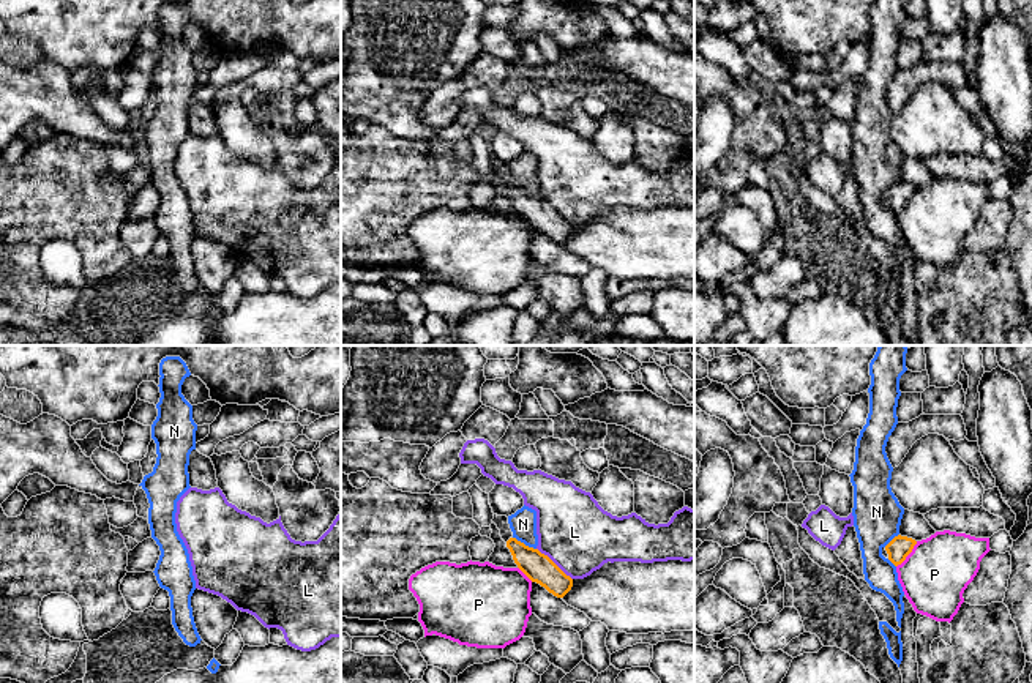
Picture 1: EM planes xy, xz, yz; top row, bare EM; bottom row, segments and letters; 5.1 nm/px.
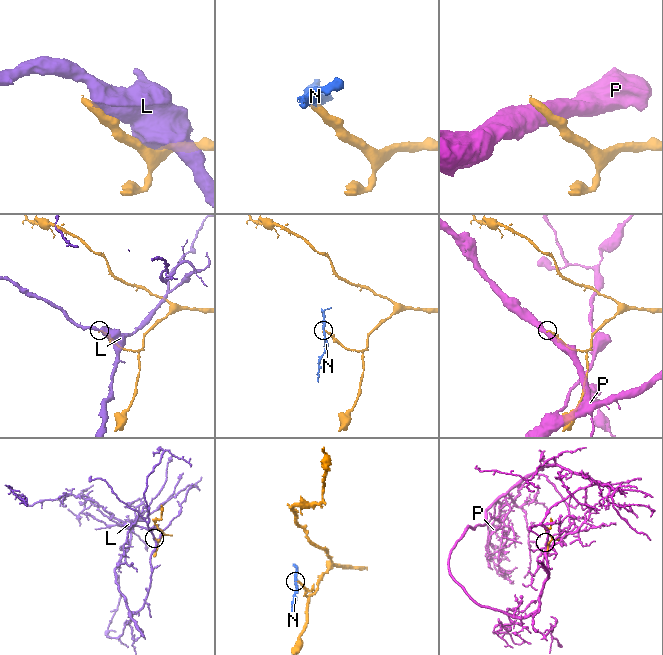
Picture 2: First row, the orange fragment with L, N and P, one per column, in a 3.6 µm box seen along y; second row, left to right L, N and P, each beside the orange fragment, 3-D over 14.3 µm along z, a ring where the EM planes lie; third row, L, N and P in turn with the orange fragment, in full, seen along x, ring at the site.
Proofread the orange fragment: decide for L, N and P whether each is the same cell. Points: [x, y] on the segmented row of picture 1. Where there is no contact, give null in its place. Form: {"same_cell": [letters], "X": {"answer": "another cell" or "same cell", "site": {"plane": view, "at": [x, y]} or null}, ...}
{"same_cell": [], "L": {"answer": "another cell", "site": {"plane": "xz", "at": [553, 562]}}, "N": {"answer": "another cell", "site": {"plane": "xz", "at": [523, 543]}}, "P": {"answer": "another cell", "site": {"plane": "yz", "at": [909, 552]}}}

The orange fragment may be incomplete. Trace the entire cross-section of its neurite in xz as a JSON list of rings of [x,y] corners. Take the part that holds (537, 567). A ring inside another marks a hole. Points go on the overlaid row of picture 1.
[[[494,514],[492,522],[500,530],[518,568],[532,580],[544,587],[557,598],[563,598],[573,587],[573,579],[566,576],[548,555],[529,547],[513,536],[507,516]]]

